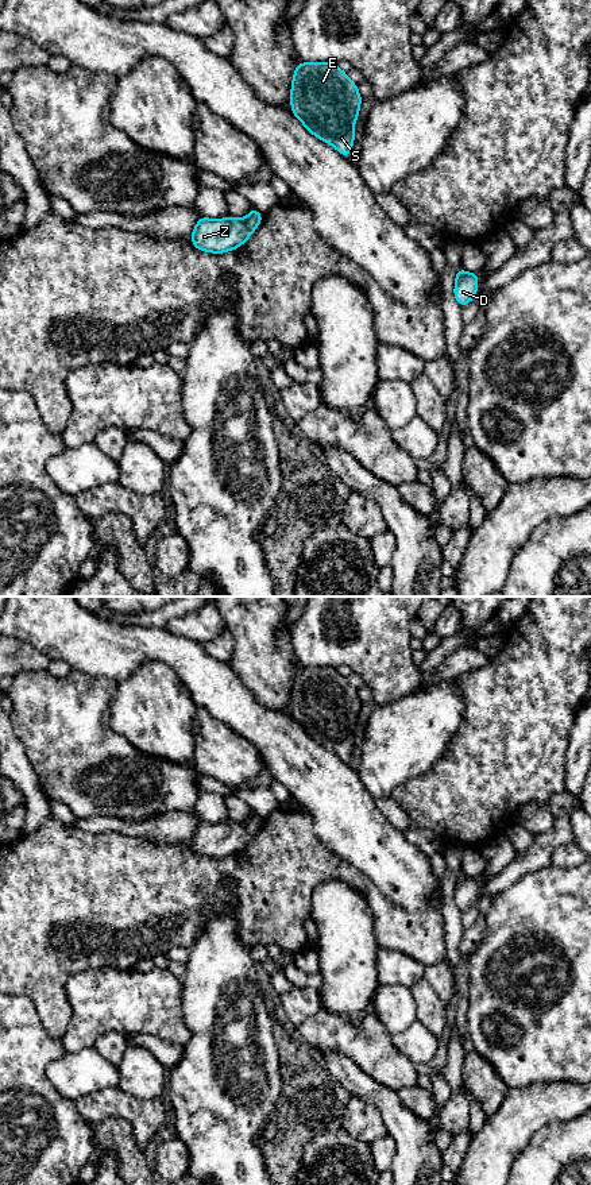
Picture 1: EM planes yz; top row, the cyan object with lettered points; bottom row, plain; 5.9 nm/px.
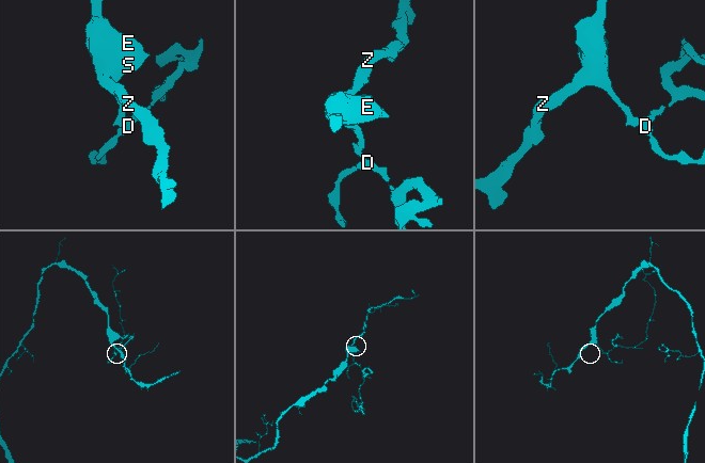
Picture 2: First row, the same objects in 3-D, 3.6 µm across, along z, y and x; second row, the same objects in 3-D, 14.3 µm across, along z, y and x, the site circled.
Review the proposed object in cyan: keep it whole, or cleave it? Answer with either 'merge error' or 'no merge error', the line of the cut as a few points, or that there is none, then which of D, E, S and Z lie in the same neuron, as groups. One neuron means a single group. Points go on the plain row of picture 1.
merge error; cut in yz along (462, 875), (456, 880); D / E S Z

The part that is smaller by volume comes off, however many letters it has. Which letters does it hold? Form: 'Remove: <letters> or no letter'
Remove: D

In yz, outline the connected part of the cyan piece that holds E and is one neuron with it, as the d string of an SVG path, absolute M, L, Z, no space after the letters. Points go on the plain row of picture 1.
M333 667L297 668L290 696L291 718L305 733L348 763L362 700Z

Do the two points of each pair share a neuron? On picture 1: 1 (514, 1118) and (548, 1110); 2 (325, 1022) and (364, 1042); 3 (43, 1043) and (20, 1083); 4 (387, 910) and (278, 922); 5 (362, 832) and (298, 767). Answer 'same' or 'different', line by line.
1: same
2: same
3: same
4: same
5: same

